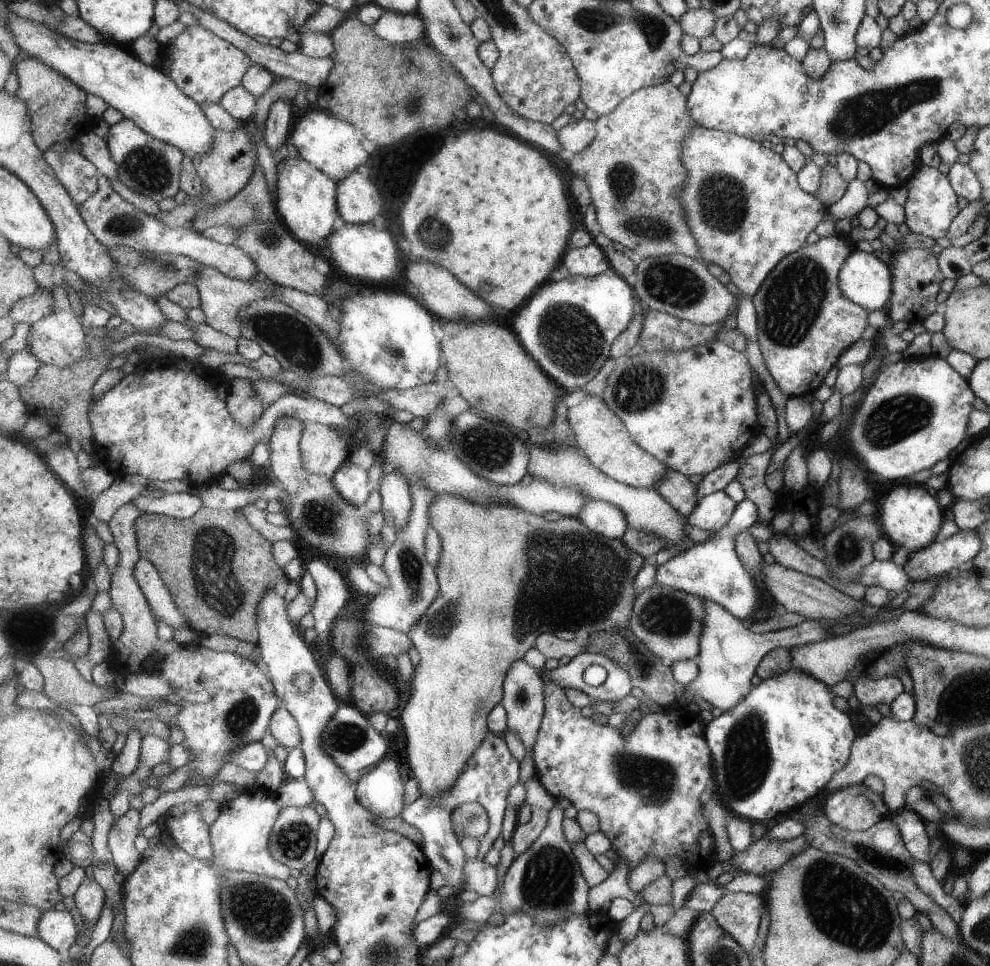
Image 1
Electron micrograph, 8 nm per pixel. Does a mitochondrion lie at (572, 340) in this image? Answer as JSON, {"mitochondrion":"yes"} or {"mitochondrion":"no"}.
{"mitochondrion":"yes"}

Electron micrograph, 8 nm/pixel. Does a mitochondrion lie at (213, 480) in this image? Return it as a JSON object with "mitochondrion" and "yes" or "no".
{"mitochondrion":"no"}

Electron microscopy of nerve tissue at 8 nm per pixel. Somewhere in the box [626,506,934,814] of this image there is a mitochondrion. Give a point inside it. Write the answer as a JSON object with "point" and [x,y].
{"point":[746,762]}

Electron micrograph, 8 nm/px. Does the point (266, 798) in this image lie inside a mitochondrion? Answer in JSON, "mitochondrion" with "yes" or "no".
{"mitochondrion":"no"}

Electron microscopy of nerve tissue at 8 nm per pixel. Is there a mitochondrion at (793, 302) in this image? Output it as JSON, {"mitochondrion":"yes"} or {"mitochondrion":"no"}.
{"mitochondrion":"yes"}

